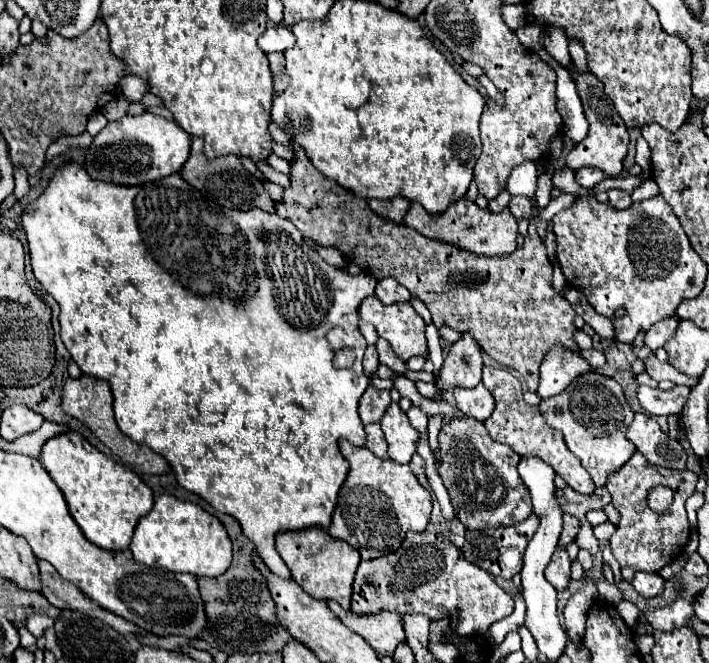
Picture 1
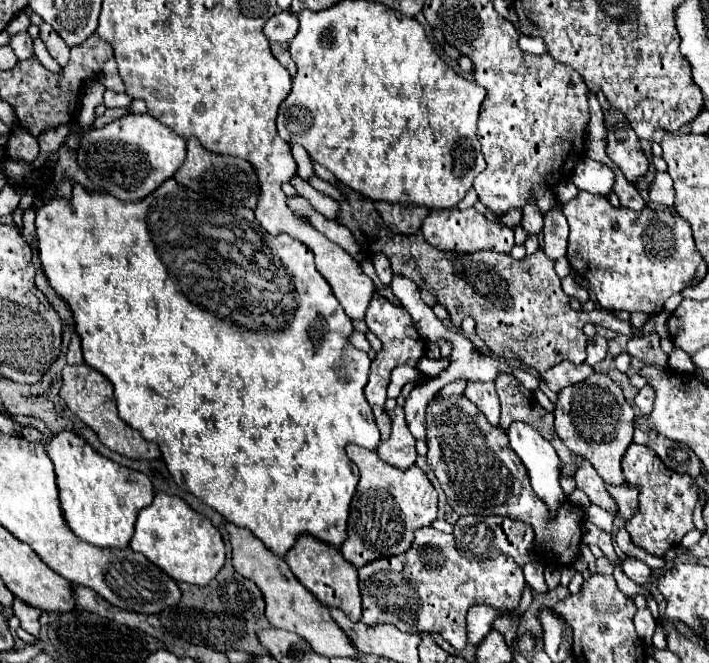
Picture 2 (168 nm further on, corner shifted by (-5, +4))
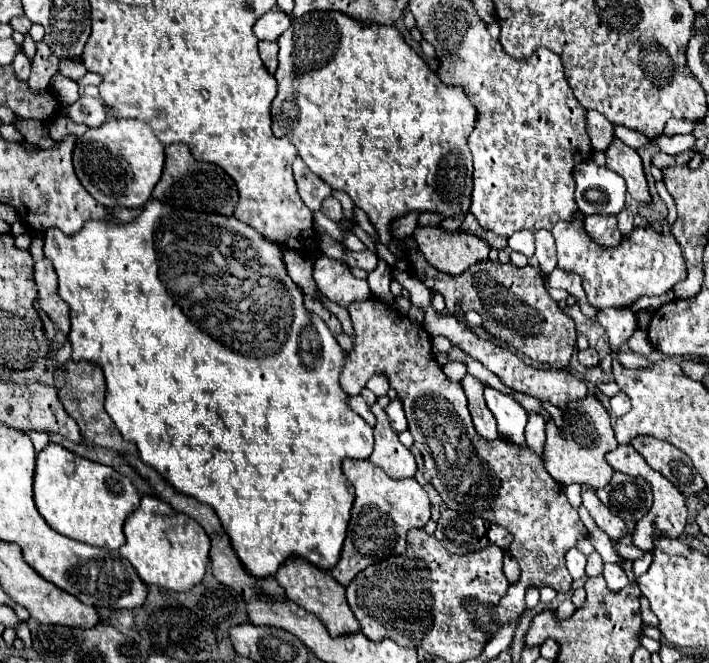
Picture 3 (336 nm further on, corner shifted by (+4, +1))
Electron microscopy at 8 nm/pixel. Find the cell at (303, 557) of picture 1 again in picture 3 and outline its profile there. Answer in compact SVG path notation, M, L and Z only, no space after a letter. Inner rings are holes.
M295 558L285 562L277 574L275 574L277 584L281 584L281 588L285 590L285 596L289 600L293 600L295 604L299 604L301 608L305 608L307 612L313 612L317 618L323 620L327 632L331 636L345 636L345 634L355 634L359 630L357 618L353 616L347 600L345 600L345 588L325 570L315 568L313 564L309 564L307 560Z

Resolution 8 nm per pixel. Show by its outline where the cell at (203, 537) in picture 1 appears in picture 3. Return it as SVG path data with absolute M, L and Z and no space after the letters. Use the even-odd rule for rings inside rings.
M143 496L139 508L125 520L125 546L119 550L145 584L185 592L201 582L209 562L209 536L197 520L173 510L167 502Z

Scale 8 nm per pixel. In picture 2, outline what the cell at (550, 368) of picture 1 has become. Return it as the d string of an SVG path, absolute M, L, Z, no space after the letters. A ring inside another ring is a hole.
M560 361L558 365L554 365L546 373L542 373L542 379L546 381L546 385L554 393L558 393L564 387L570 387L570 385L576 385L576 383L588 379L592 373L594 373L594 369L590 365L586 365L586 363L576 365L572 361Z

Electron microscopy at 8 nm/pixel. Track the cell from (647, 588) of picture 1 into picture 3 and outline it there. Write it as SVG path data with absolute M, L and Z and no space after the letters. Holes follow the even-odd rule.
M603 564L603 578L607 582L607 588L611 592L617 592L629 584L623 566L621 564Z

